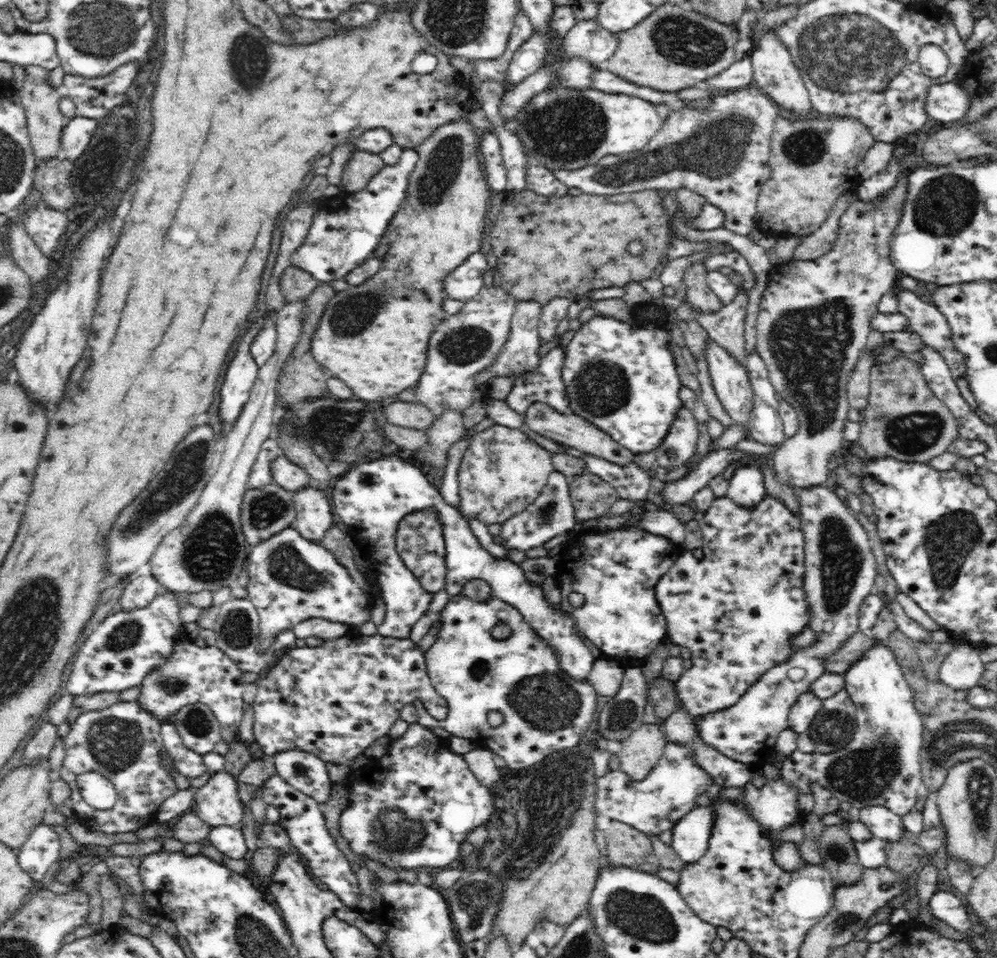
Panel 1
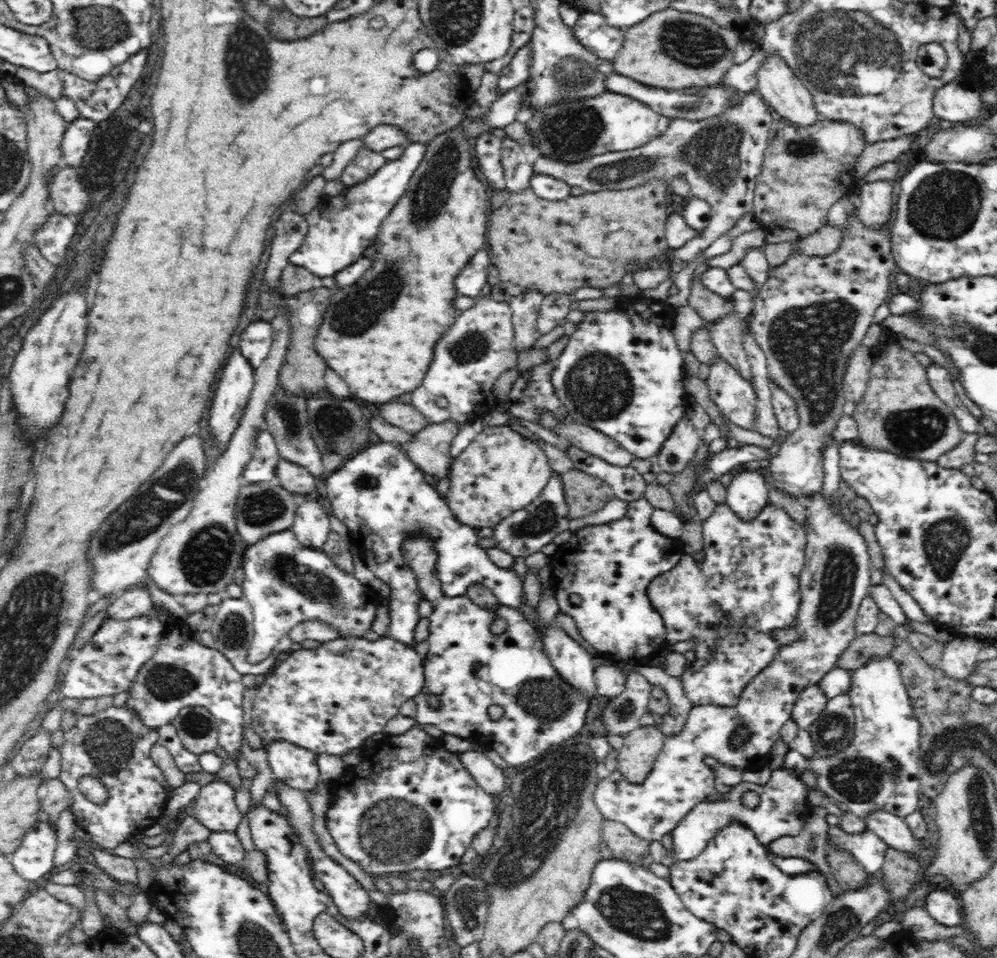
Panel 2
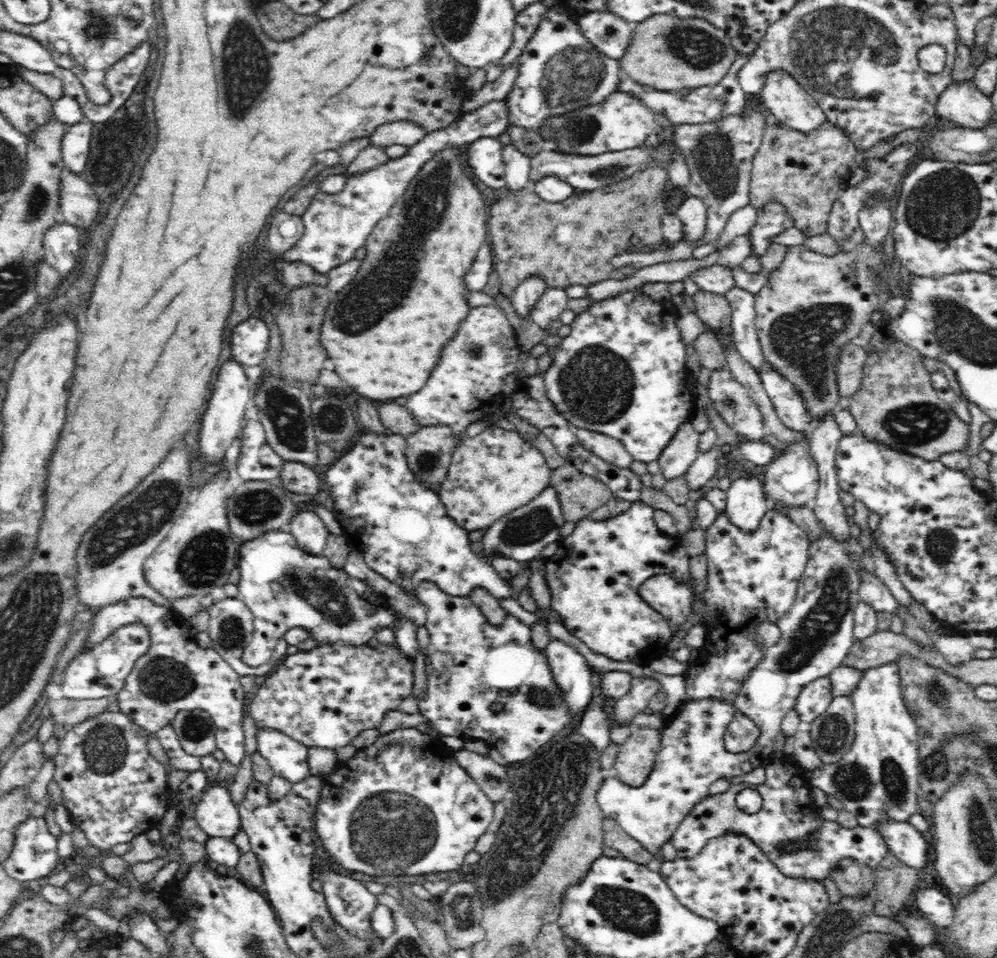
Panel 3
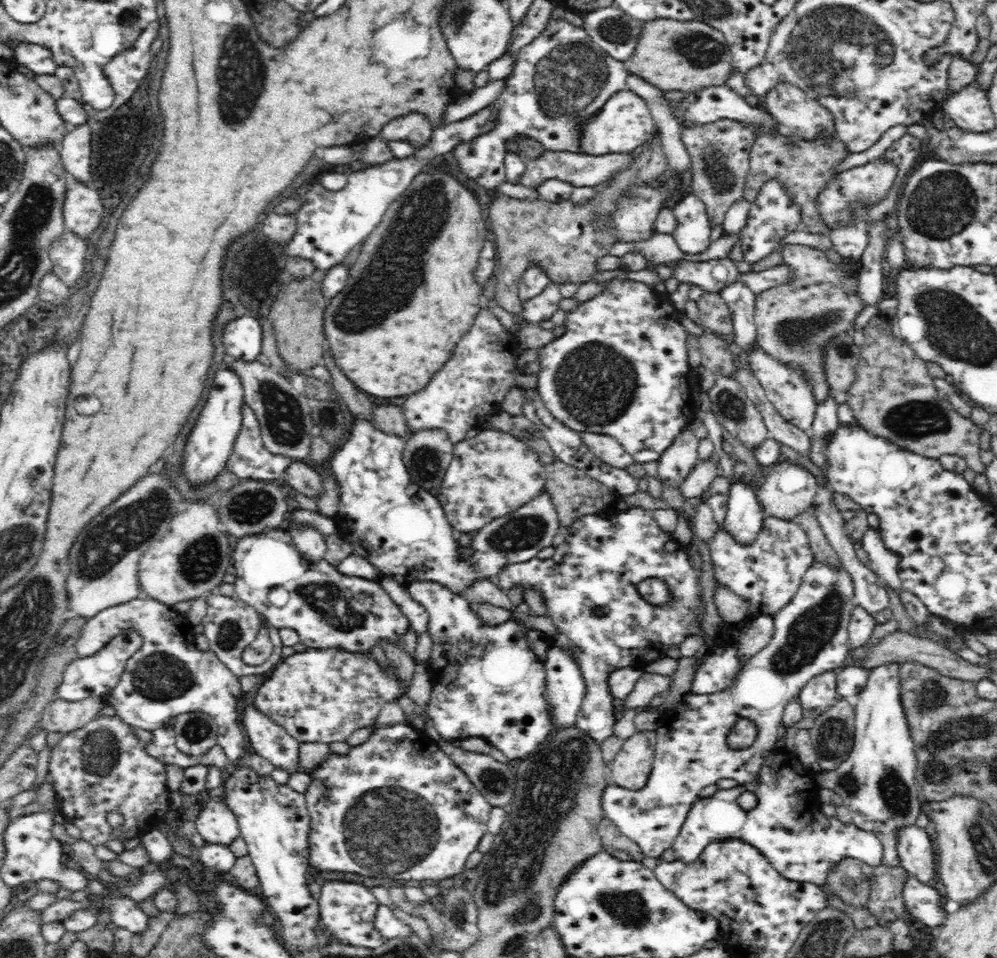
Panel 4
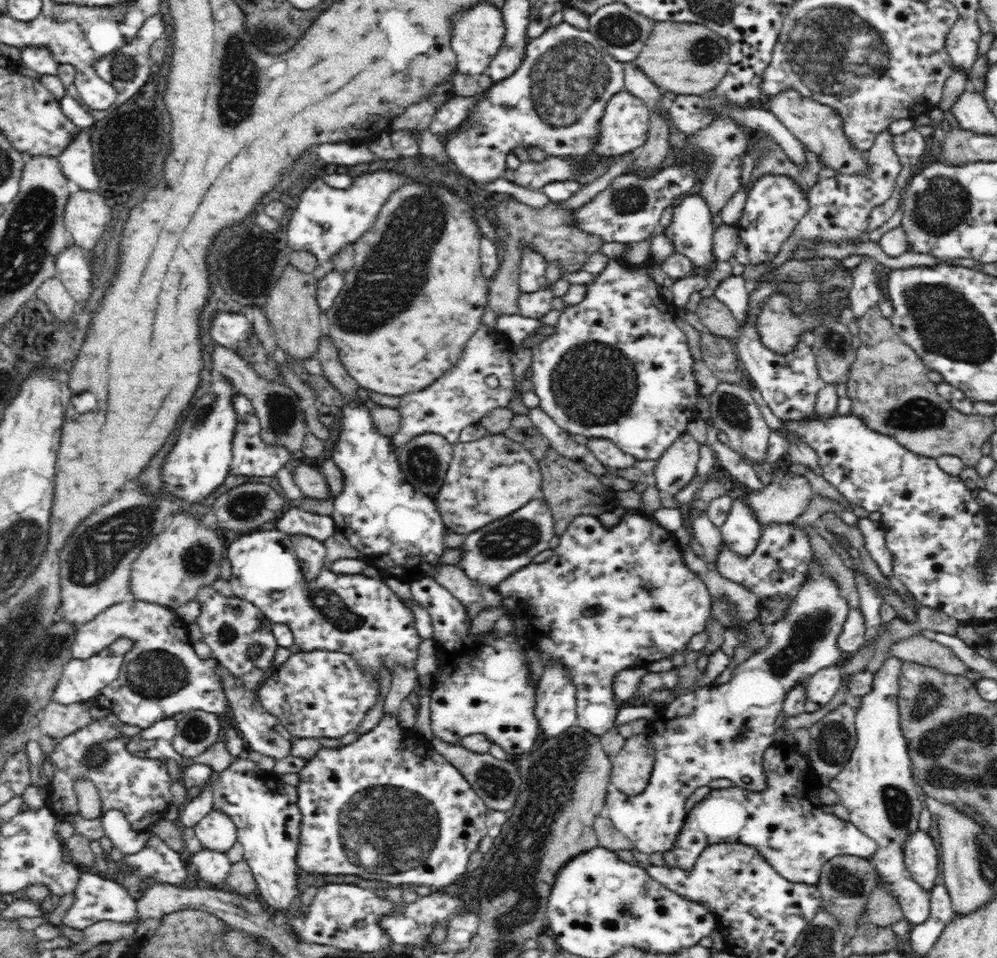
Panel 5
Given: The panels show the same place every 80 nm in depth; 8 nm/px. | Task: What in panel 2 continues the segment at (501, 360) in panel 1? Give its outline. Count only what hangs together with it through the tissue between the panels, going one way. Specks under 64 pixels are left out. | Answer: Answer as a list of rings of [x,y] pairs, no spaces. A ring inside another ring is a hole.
[[[538,290],[523,291],[516,297],[508,298],[511,303],[512,322],[514,327],[514,340],[517,352],[532,348],[532,344],[540,338],[541,332],[537,329],[536,318],[544,295]]]

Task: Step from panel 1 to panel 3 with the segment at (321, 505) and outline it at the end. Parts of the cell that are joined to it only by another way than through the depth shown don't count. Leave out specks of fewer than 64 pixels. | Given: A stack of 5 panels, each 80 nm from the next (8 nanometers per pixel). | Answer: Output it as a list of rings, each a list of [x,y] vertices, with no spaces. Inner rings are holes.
[[[302,510],[286,528],[298,546],[310,555],[323,555],[327,546],[329,531],[313,510]]]

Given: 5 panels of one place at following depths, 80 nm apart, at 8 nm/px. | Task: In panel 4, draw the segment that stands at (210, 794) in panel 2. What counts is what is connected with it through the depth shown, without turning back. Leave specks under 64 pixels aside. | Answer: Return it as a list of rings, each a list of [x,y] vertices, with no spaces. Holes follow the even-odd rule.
[[[221,795],[220,800],[210,801],[200,811],[198,818],[195,820],[195,827],[198,829],[198,833],[202,835],[202,839],[204,839],[205,843],[220,843],[220,845],[224,846],[232,844],[232,842],[238,838],[240,832],[236,815],[222,803]]]

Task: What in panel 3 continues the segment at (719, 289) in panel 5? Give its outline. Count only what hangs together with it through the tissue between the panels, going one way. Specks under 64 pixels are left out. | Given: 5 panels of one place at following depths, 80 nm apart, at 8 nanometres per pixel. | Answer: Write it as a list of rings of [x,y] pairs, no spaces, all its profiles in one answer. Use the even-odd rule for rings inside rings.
[[[734,286],[724,296],[731,310],[731,338],[734,347],[758,371],[765,356],[755,325],[755,295]]]

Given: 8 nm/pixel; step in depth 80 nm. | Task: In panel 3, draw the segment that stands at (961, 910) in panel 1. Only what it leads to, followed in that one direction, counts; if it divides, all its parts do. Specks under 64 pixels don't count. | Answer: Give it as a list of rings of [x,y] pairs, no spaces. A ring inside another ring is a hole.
[[[934,887],[918,888],[914,893],[916,910],[939,929],[950,927],[954,921],[955,901]]]

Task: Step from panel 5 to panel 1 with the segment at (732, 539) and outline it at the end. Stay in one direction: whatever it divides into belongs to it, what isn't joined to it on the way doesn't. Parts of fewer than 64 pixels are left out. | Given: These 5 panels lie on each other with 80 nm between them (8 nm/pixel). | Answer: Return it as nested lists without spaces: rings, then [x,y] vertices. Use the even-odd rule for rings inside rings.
[[[758,466],[738,468],[728,481],[727,498],[737,506],[754,508],[767,494],[763,472]]]

